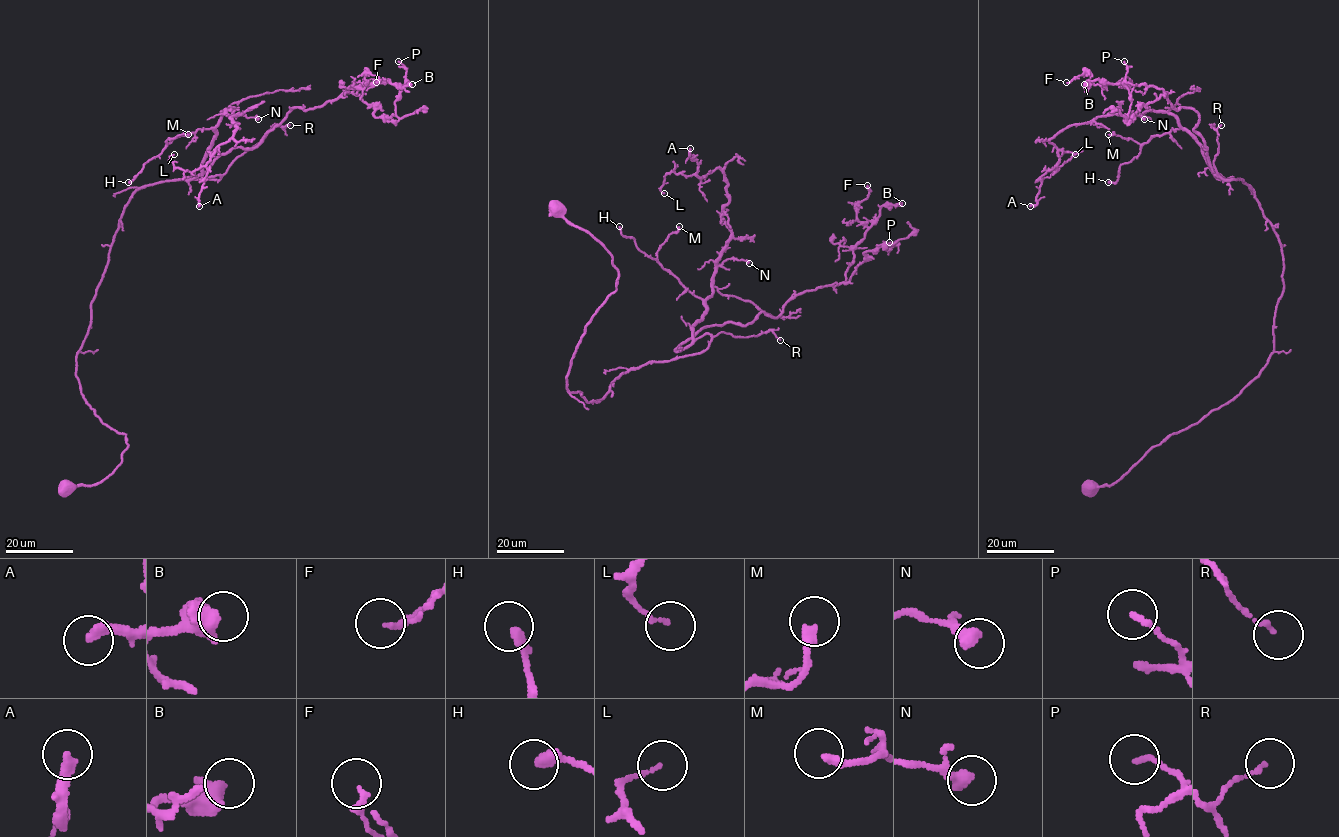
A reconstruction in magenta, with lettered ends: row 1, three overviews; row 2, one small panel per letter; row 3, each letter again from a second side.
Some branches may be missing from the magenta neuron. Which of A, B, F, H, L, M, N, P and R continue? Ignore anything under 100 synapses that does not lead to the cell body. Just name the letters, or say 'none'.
none

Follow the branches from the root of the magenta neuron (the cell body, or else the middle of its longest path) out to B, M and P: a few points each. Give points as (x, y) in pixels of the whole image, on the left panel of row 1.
B: (65, 487), (127, 447), (76, 355), (131, 196), (219, 180), (185, 178), (293, 108), (412, 84)
M: (65, 487), (127, 447), (76, 355), (131, 196), (220, 178), (202, 176), (211, 128), (166, 142), (188, 134)
P: (65, 487), (127, 447), (76, 355), (131, 196), (219, 180), (185, 178), (293, 108), (391, 117), (398, 61)

